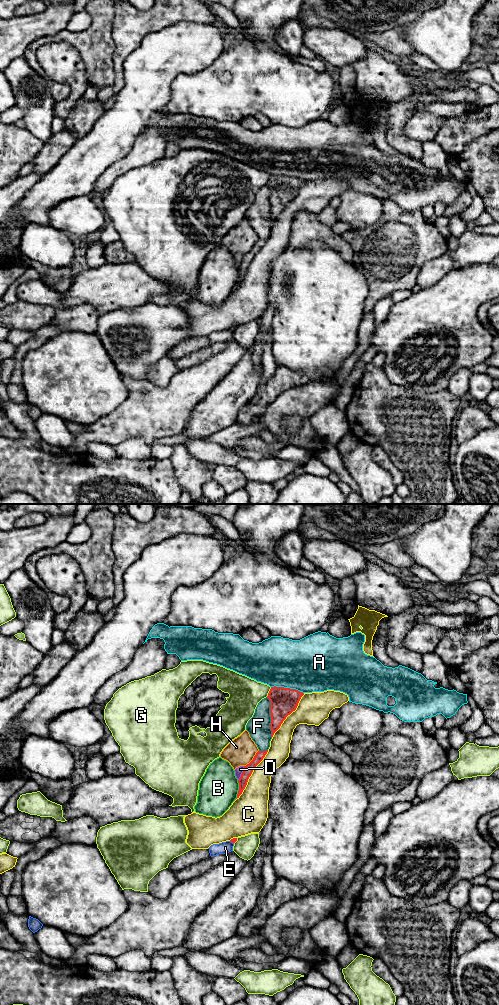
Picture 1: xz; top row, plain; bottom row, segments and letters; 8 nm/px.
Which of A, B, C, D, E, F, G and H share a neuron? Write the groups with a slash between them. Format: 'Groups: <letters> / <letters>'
Groups: A / B / C / D / E / F / G / H

